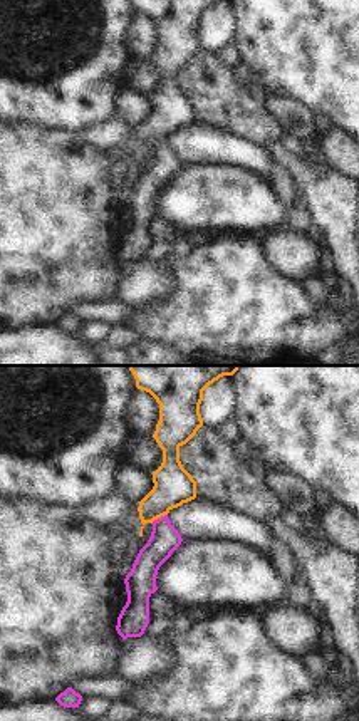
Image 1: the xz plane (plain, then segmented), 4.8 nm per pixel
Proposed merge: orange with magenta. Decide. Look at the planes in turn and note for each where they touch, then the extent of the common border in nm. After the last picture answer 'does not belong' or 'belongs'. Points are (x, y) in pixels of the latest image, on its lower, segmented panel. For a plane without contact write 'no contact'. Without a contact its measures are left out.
contact (158, 517); length 90 nm

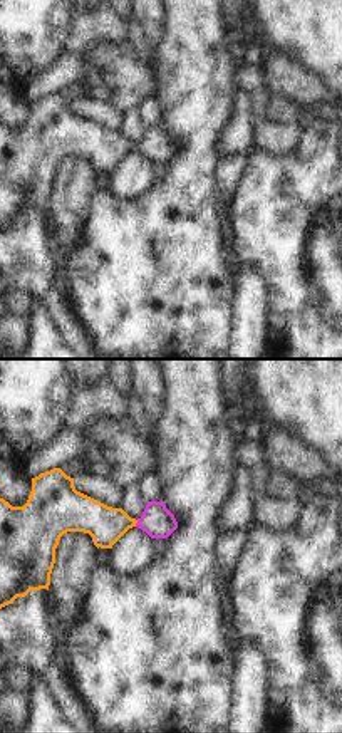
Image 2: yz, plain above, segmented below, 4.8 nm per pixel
contact (136, 522); length 40 nm

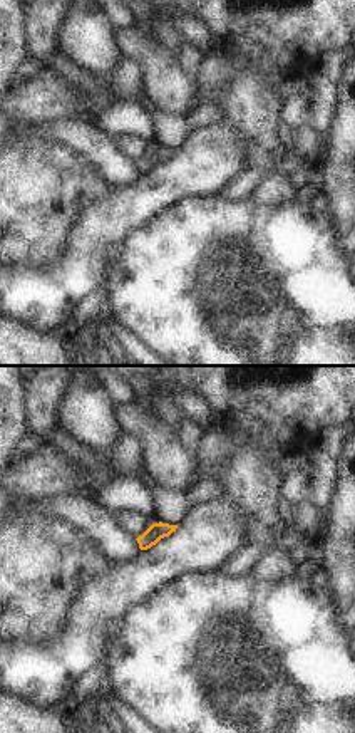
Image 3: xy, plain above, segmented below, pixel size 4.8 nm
no contact

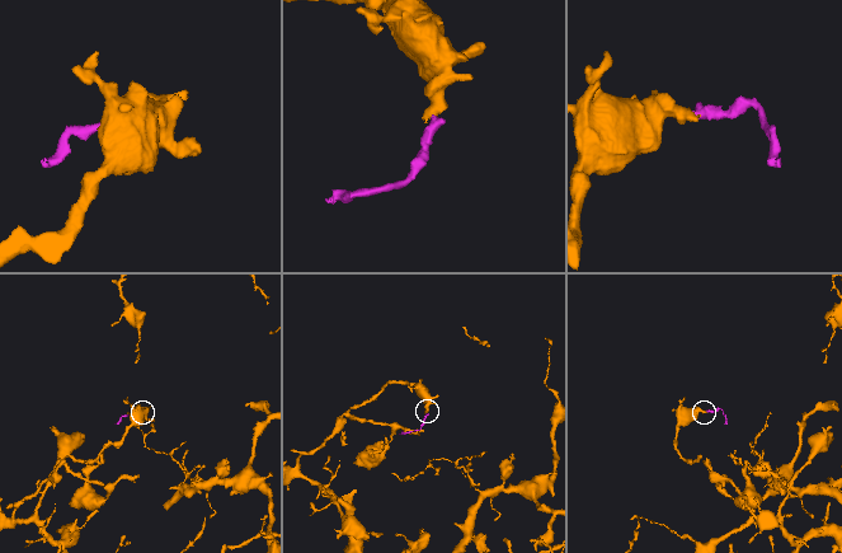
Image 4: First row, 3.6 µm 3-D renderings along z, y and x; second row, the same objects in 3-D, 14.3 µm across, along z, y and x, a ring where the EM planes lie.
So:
belongs

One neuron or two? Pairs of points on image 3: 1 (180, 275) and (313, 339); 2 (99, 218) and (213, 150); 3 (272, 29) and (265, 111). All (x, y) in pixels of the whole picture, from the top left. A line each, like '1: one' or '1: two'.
1: one
2: one
3: one

